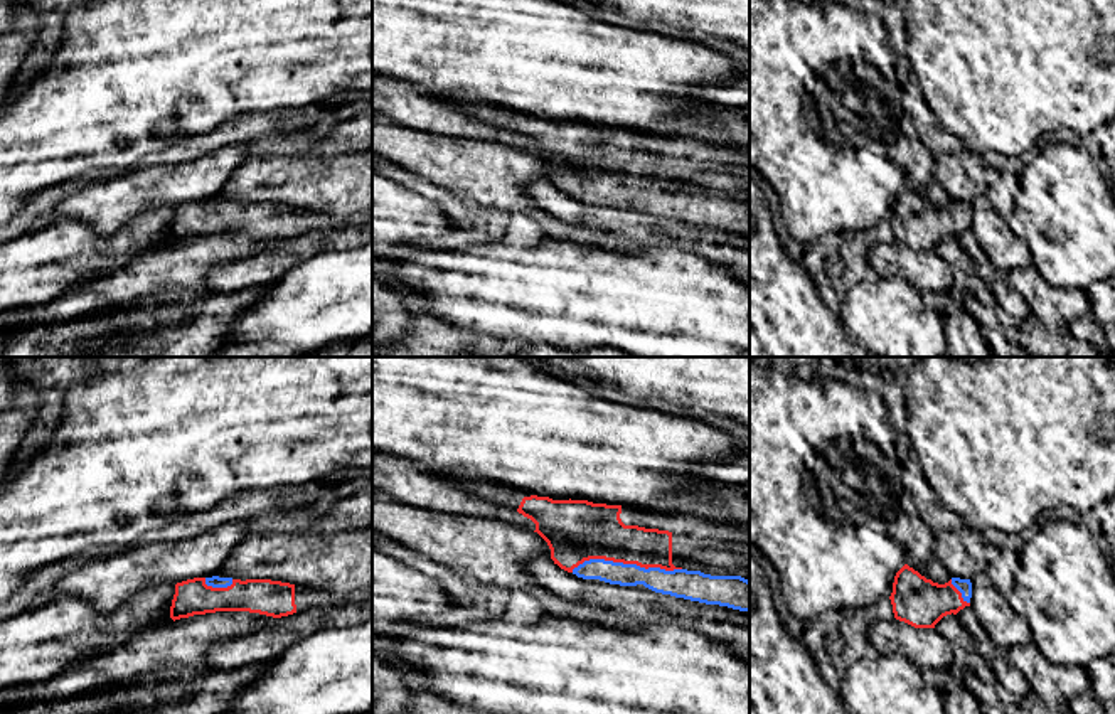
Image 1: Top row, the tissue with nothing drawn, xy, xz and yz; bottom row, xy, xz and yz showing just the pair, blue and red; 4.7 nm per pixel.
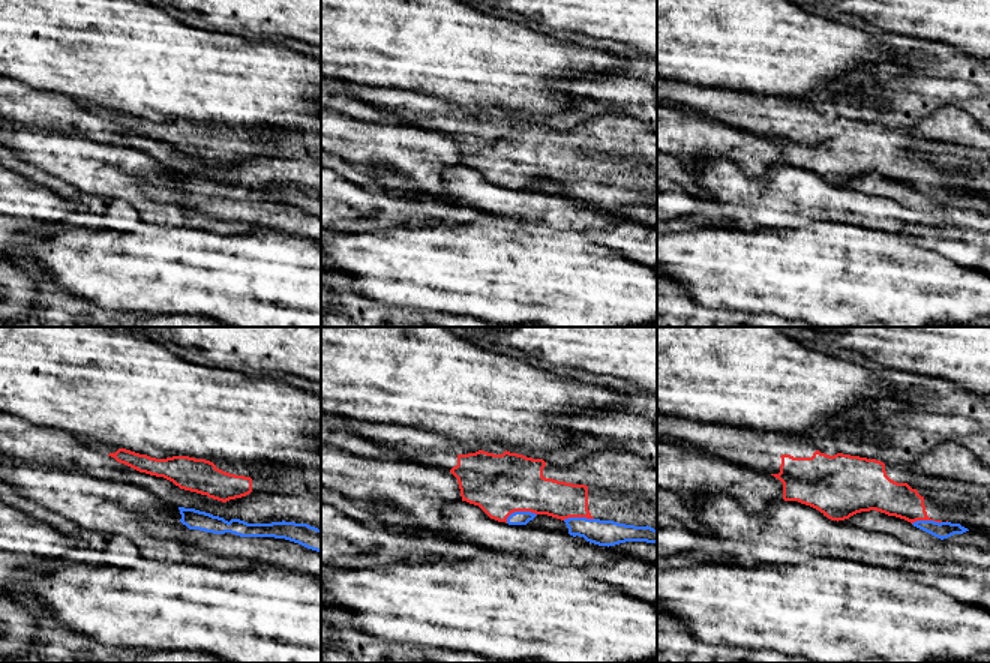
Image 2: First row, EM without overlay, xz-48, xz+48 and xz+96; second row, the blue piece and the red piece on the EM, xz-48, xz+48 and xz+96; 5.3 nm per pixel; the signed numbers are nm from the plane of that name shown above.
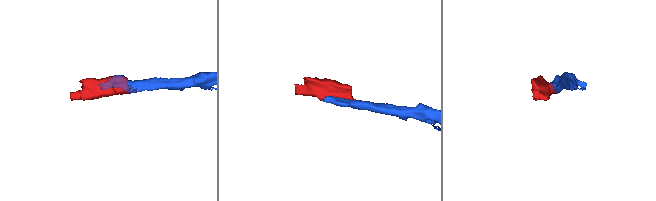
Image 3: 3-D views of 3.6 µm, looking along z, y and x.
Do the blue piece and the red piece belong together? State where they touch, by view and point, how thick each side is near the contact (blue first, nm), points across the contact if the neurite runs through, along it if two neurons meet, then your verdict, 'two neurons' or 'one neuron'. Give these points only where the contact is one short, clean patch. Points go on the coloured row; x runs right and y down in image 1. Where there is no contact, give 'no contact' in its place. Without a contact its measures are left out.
meets blue in xz at (625, 564); 120 nm thick on the blue side, 280 nm on the other; one neuron

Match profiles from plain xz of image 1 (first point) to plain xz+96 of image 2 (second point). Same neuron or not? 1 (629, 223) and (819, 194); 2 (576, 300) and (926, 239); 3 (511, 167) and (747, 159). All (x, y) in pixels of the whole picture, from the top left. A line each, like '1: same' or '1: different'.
1: same
2: different
3: same

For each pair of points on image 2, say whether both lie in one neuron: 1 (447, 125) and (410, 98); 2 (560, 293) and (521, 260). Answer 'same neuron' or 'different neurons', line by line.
1: same neuron
2: same neuron

